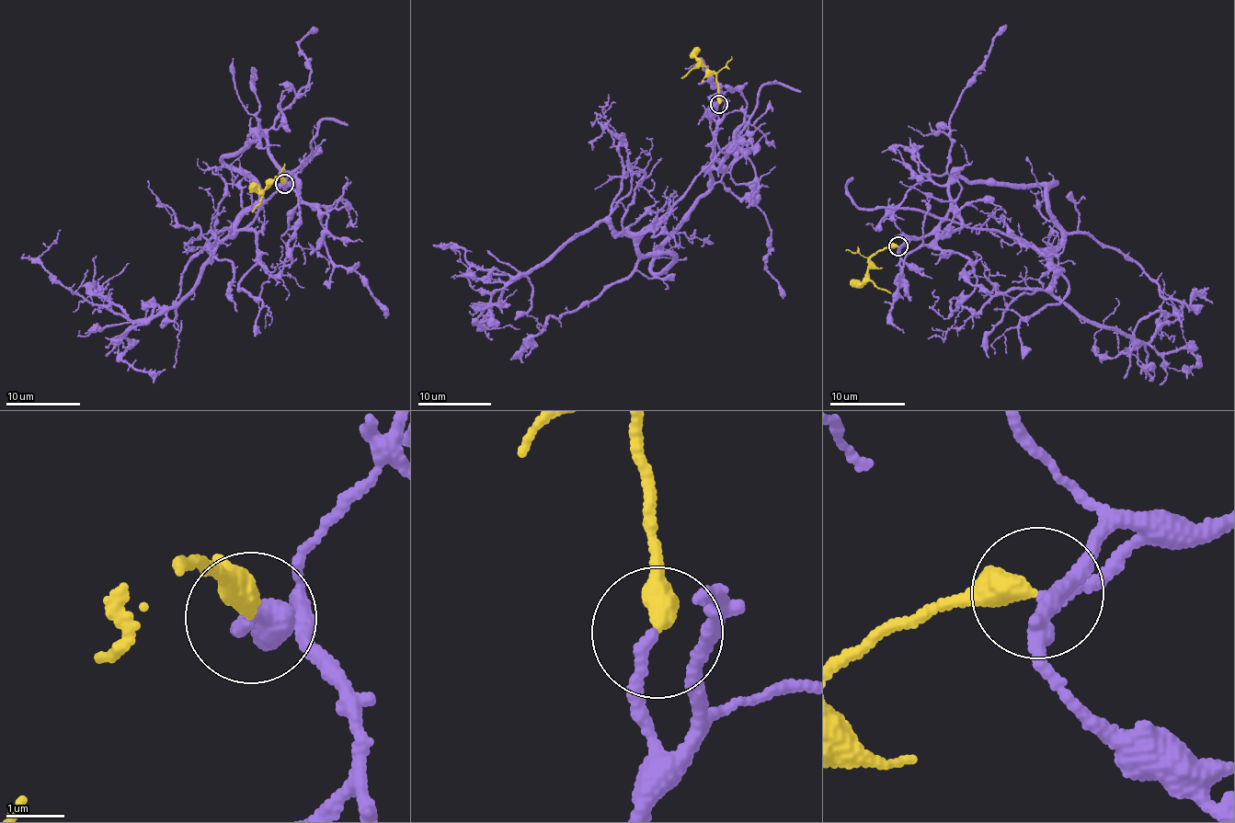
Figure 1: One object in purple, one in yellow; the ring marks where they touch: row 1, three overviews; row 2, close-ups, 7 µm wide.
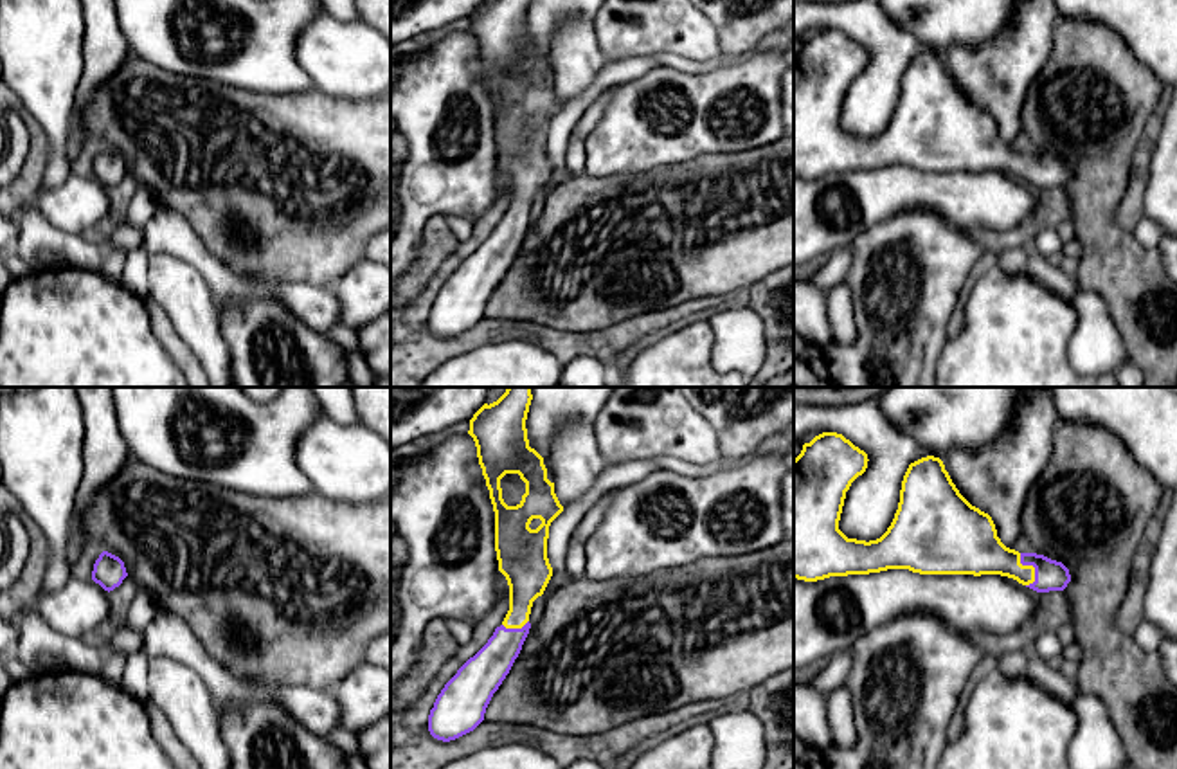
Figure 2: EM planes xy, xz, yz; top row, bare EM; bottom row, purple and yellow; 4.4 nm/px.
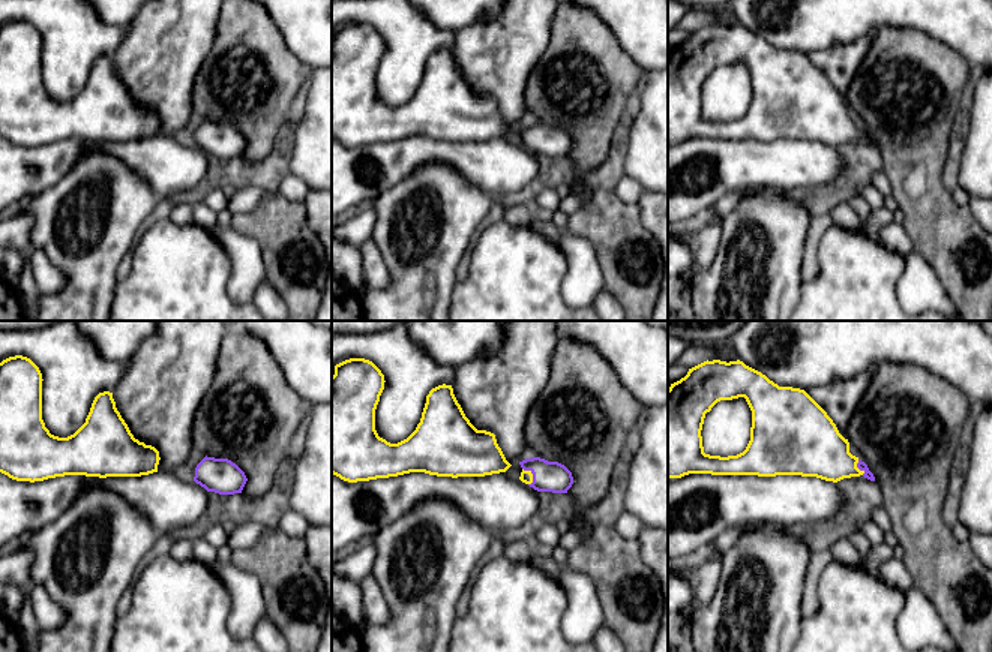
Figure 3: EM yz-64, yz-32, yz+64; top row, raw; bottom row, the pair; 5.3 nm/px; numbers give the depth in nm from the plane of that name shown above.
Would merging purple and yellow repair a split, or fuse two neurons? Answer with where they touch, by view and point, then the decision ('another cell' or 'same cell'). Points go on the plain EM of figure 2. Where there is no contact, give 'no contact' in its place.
yz (1032, 161) | same cell

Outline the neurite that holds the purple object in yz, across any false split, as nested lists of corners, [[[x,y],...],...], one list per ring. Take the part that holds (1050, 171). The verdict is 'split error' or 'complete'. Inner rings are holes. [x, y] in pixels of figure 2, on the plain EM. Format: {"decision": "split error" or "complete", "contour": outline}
{"decision": "split error", "contour": [[[822,29],[803,41],[794,56],[794,175],[817,178],[830,173],[909,166],[920,171],[1001,171],[1037,187],[1064,187],[1069,166],[1037,149],[1019,149],[997,133],[992,113],[972,103],[956,85],[939,54],[909,61],[900,99],[887,128],[876,137],[848,135],[839,117],[851,79],[867,65],[867,50],[837,29]]]}

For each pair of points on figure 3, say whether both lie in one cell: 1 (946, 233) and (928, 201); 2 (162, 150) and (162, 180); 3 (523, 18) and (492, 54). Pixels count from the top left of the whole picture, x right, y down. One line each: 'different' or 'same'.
1: same
2: same
3: same

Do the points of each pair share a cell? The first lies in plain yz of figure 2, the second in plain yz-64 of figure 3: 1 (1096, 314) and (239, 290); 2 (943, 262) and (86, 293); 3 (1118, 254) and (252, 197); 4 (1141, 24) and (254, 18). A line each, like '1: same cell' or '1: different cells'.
1: same cell
2: same cell
3: different cells
4: different cells

